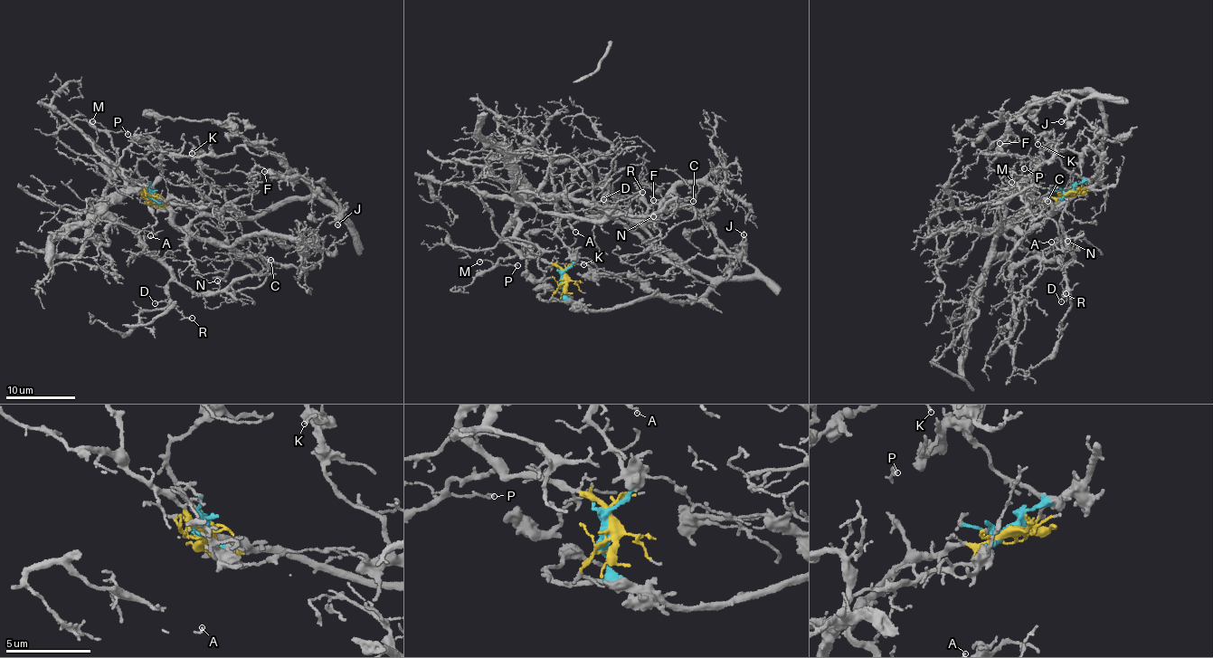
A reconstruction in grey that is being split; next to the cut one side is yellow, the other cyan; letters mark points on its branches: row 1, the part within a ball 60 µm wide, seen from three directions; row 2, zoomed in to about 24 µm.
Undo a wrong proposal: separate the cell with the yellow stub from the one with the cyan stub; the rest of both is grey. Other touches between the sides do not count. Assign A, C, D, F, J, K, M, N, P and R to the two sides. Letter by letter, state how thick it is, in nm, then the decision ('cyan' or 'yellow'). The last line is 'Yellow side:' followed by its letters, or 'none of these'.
A: calibre 130 nm; yellow
C: calibre 60 nm; yellow
D: calibre 110 nm; yellow
F: calibre 150 nm; cyan
J: calibre 160 nm; cyan
K: calibre 160 nm; cyan
M: calibre 90 nm; yellow
N: calibre 160 nm; yellow
P: calibre 160 nm; yellow
R: calibre 110 nm; yellow
Yellow side: A, C, D, M, N, P, R

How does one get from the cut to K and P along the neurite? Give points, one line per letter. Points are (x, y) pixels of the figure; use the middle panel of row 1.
K: (563, 280), (563, 291), (572, 300), (608, 311), (653, 294), (638, 277), (627, 272), (599, 274), (582, 265)
P: (563, 280), (559, 268), (531, 257), (517, 254), (498, 261), (500, 265), (517, 265)

